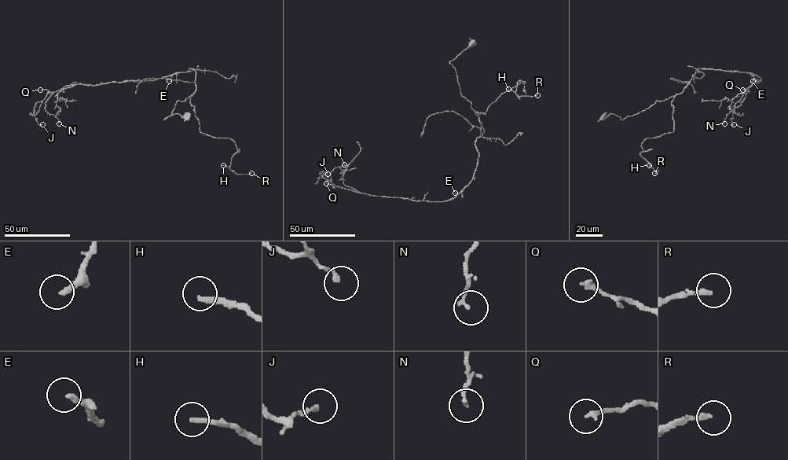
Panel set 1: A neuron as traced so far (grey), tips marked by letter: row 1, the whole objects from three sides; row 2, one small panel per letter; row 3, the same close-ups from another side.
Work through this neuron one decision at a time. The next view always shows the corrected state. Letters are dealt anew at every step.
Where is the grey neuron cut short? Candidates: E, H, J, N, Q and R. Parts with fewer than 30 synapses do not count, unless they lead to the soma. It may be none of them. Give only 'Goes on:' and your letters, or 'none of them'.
Goes on: H, R

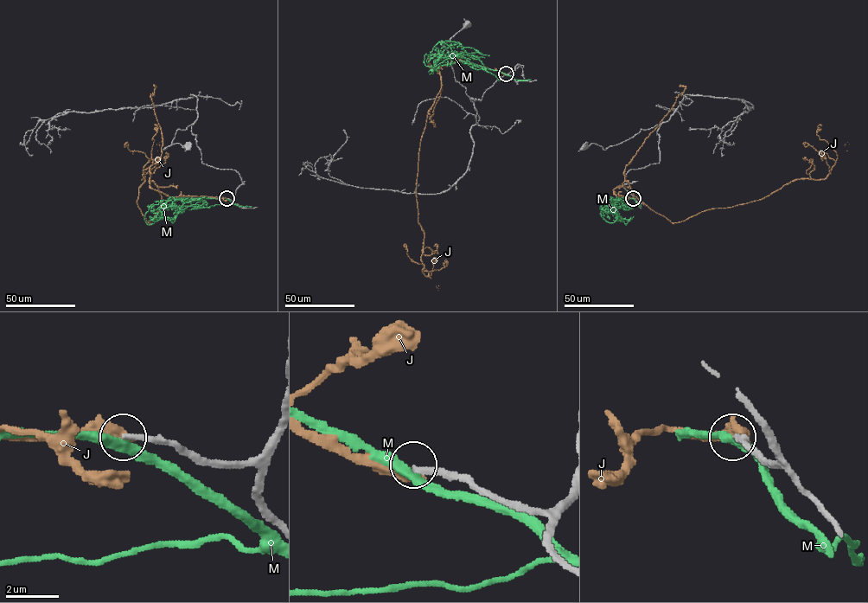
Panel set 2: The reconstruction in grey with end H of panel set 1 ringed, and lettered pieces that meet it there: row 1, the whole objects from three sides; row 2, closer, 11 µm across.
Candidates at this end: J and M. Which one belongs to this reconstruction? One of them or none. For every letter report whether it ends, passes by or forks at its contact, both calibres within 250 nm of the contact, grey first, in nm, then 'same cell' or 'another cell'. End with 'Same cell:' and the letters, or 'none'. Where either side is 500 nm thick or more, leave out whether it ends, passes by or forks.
J: it ends; calibres 260 and 440 nm; another cell
M: it passes by; calibres 240 and 320 nm; another cell
Same cell: none

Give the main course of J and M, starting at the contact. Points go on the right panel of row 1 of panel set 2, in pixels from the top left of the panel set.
J: (633, 198), (614, 189), (627, 181), (672, 222), (759, 200), (794, 180), (825, 178), (835, 161), (808, 145)
M: (633, 198), (620, 198), (610, 203), (606, 200), (603, 209), (606, 206), (615, 206)

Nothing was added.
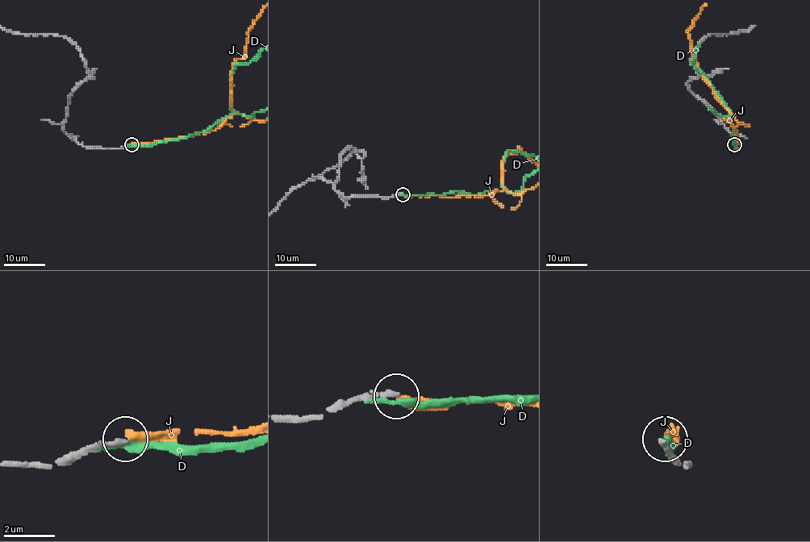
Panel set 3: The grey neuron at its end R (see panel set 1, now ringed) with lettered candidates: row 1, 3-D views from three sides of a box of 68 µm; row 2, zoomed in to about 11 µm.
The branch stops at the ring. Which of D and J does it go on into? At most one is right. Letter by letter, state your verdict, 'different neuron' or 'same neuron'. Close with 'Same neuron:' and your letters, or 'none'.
D: different neuron
J: different neuron
Same neuron: none

